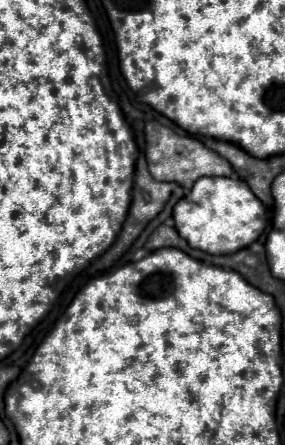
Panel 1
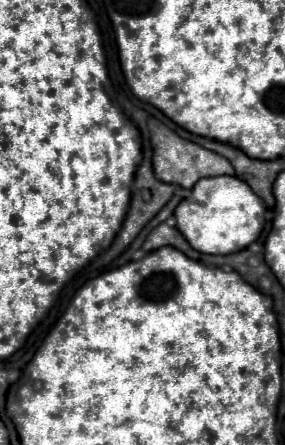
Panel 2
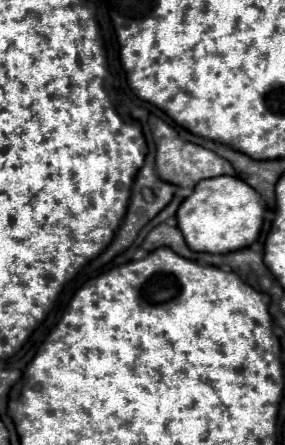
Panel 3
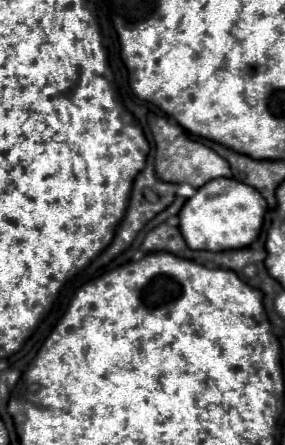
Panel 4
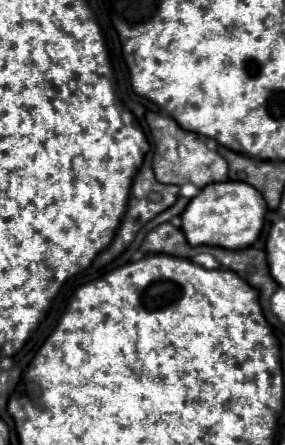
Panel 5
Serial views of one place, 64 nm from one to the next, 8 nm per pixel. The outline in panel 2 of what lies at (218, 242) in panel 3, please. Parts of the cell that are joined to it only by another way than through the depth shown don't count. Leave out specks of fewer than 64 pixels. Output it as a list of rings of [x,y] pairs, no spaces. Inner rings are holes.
[[[236,176],[202,178],[194,184],[192,194],[176,210],[176,228],[188,244],[204,254],[232,254],[250,246],[264,228],[264,202]]]

